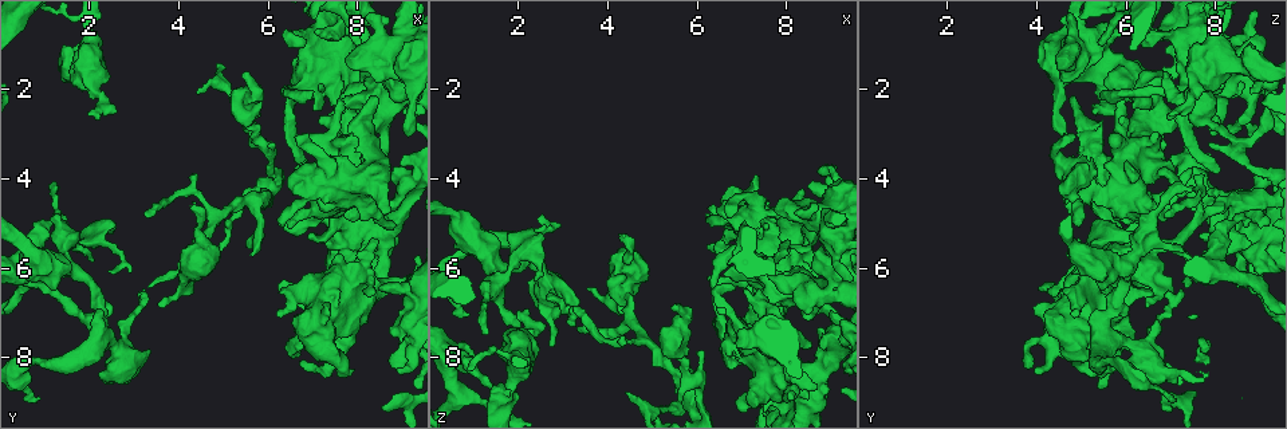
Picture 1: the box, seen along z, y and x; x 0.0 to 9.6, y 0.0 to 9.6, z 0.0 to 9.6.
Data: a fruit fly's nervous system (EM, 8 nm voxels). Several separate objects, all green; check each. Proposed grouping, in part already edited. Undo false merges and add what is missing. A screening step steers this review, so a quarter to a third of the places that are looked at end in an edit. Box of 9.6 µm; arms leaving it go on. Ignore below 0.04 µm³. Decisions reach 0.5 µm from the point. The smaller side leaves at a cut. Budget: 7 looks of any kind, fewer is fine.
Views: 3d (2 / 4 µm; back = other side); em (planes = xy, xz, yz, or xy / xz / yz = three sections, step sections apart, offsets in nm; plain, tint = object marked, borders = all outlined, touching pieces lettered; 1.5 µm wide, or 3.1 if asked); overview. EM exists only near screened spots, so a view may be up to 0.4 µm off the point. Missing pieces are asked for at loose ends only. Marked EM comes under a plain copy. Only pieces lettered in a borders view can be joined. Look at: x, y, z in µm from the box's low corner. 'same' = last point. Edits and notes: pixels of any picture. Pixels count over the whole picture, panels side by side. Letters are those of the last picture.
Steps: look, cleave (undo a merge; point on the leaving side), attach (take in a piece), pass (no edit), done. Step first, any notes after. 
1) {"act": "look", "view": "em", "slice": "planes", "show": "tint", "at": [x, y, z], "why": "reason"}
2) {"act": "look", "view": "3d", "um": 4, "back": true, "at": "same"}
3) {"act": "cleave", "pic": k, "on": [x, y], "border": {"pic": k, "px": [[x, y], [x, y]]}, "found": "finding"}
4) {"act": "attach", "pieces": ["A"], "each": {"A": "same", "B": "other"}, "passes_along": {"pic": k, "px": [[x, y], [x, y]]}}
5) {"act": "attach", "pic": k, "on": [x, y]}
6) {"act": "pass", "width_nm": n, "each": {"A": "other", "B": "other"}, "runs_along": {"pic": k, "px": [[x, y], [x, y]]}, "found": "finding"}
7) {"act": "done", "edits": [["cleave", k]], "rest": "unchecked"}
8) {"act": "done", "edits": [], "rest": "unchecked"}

{"act": "look", "view": "em", "slice": "planes", "show": "borders", "at": [4.30, 4.60, 5.25], "why": "an open end"}

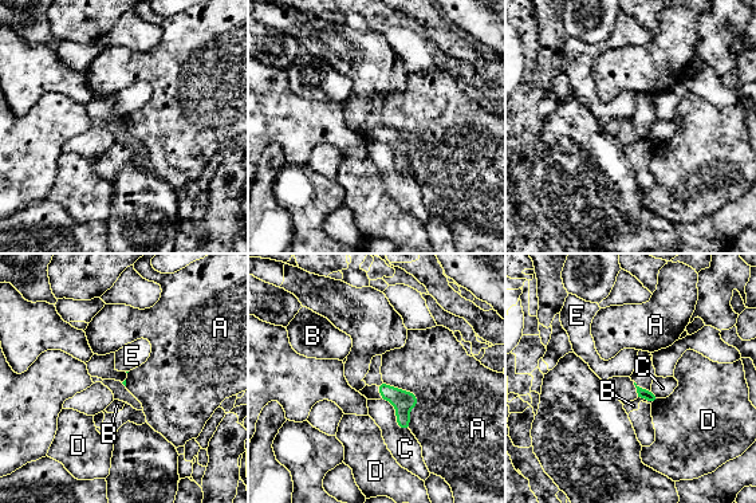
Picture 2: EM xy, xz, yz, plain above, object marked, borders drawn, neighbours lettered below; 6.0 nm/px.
{"act": "pass", "longest_contact_nm": ["A", 340], "each": {"A": "other", "B": "other", "C": "other", "D": "other", "E": "other"}, "found": "none of them fits"}

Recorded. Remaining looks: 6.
{"act": "look", "view": "em", "slice": "planes", "show": "tint", "at": [1.95, 2.60, 7.05], "why": "free end"}

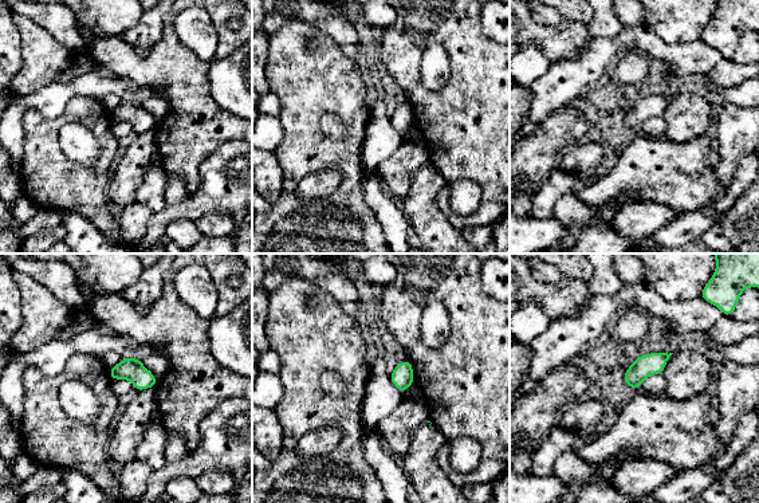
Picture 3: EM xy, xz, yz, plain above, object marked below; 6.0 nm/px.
{"act": "look", "view": "em", "slice": "planes", "show": "borders", "at": "same"}

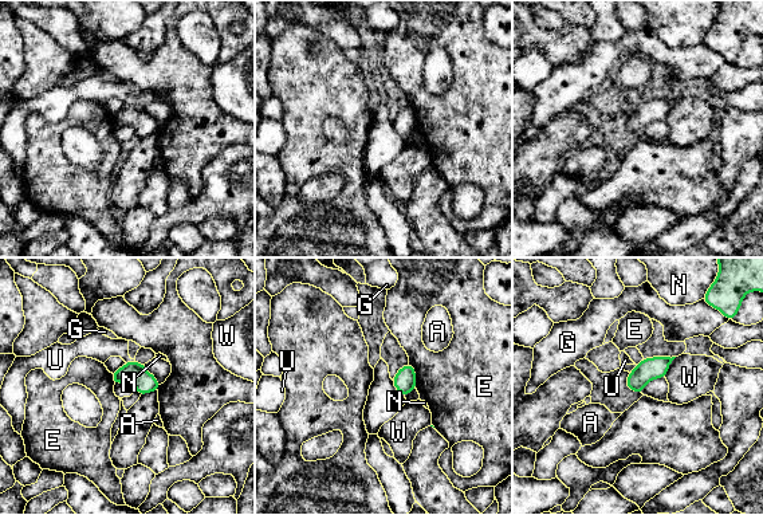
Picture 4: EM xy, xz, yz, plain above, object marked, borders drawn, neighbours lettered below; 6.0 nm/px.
{"act": "pass", "each": {"A": "other", "E": "other", "G": "other", "N": "other", "U": "other", "W": "other"}, "border": {"pic": 4, "px": [[409, 362], [415, 370], [416, 388]]}, "found": "no lettered piece goes on from it"}

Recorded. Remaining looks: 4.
{"act": "look", "view": "3d", "um": 2, "at": [9.05, 2.45, 5.30], "why": "an open end"}

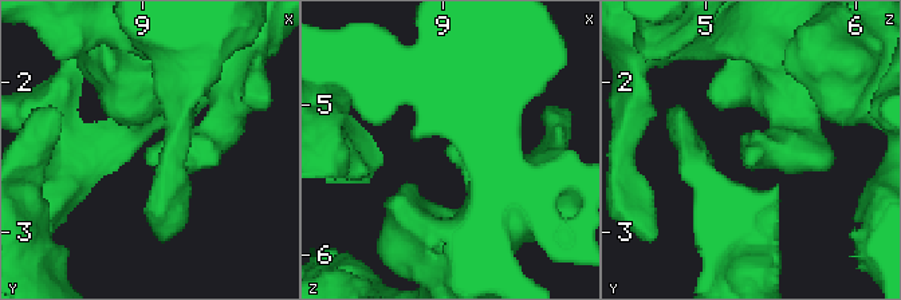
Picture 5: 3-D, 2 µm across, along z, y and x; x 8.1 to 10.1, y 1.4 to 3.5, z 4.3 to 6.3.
{"act": "look", "view": "em", "slice": "planes", "show": "tint", "at": [9.06, 2.52, 5.24], "why": "shape alone is not enough"}

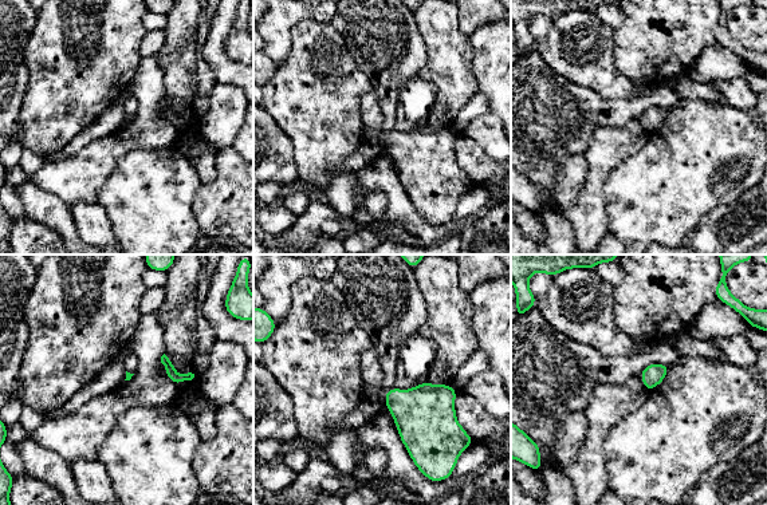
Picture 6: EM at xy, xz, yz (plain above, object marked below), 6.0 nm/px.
{"act": "look", "view": "em", "slice": "planes", "show": "borders", "at": "same"}

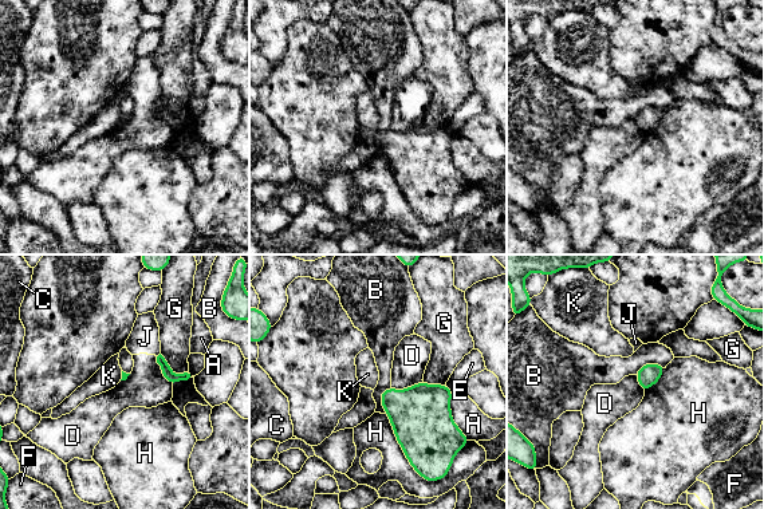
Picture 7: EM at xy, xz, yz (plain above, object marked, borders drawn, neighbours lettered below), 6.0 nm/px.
{"act": "pass", "each": {"A": "other", "B": "other", "C": "other", "D": "other", "E": "other", "F": "other", "G": "other", "H": "other", "J": "other", "K": "other"}, "border": {"pic": 7, "px": [[422, 381], [404, 389], [392, 387]]}, "found": "none of them fits"}

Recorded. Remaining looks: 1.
{"act": "done", "edits": [], "rest": "unchecked"}

